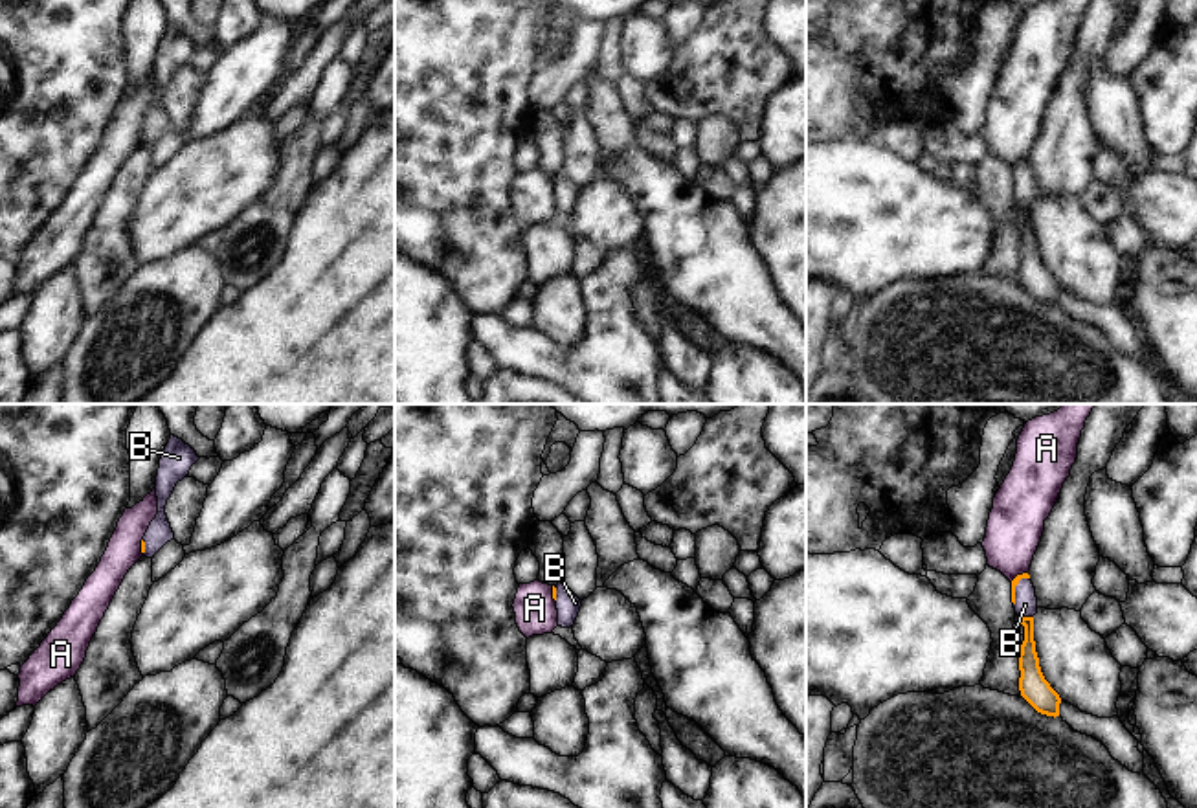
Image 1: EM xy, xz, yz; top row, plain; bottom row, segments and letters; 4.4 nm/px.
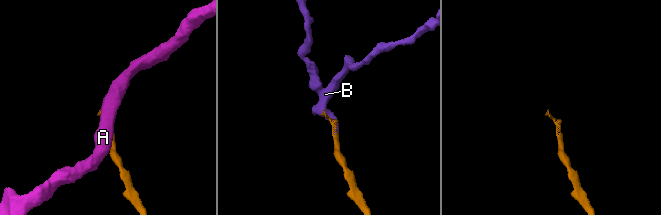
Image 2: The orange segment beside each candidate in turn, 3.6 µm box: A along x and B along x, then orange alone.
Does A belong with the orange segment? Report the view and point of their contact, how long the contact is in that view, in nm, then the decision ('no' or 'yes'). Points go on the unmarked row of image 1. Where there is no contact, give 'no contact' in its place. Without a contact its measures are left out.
contact yz (1018, 164); length 90 nm; no

